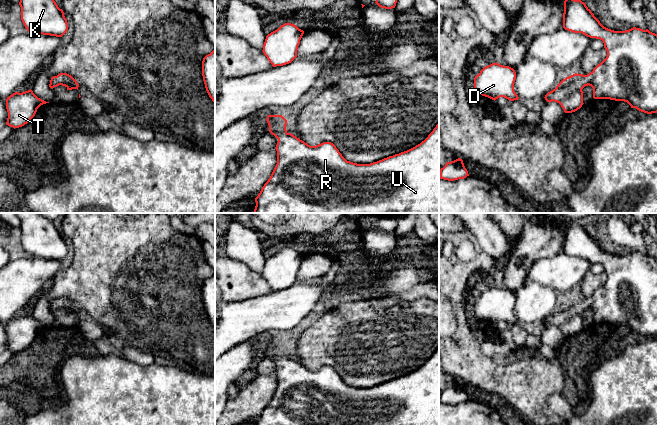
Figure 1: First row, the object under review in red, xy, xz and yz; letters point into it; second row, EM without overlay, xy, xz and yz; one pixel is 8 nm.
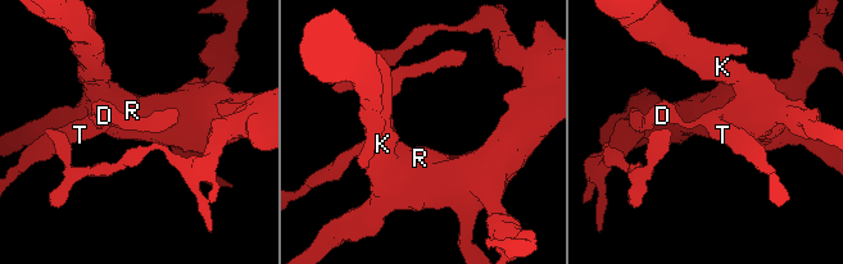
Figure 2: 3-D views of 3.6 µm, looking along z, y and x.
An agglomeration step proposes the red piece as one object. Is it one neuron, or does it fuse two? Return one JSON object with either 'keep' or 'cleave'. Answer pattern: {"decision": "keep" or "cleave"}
{"decision": "keep"}

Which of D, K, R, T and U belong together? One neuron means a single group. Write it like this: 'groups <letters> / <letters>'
groups D K R T U

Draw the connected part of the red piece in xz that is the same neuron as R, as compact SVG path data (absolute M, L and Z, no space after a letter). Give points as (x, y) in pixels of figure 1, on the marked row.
M268 115L266 119L269 132L277 139L277 164L255 198L256 206L253 213L439 213L439 123L428 137L415 147L389 156L370 164L357 164L347 161L336 146L331 142L323 142L316 146L310 146L286 130L287 120L282 115Z

